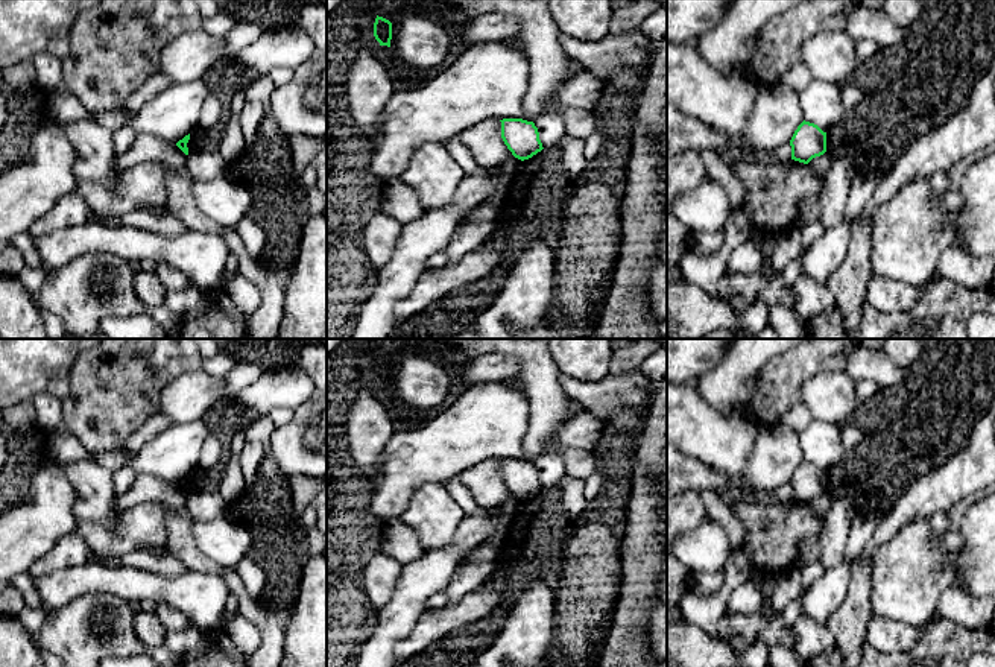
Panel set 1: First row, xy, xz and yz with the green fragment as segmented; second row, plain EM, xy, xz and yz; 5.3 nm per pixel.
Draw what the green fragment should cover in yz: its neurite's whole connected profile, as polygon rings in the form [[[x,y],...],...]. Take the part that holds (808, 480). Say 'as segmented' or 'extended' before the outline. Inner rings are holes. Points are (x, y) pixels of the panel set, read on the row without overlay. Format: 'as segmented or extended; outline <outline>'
as segmented; outline [[[804,460],[794,471],[790,486],[791,500],[808,504],[813,498],[826,492],[826,473]]]

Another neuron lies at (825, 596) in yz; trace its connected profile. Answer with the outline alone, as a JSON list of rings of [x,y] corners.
[[[848,561],[828,568],[822,577],[802,590],[801,605],[804,615],[825,624],[845,602],[849,593],[851,577],[852,564]]]

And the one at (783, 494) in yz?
[[[782,485],[776,491],[755,492],[755,494],[747,494],[746,497],[769,498],[769,500],[778,500],[781,503],[787,503],[791,500],[791,488]]]

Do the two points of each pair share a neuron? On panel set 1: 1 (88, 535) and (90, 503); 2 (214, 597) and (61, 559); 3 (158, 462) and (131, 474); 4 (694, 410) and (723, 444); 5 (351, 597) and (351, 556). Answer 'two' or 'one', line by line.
1: two
2: two
3: one
4: one
5: one

